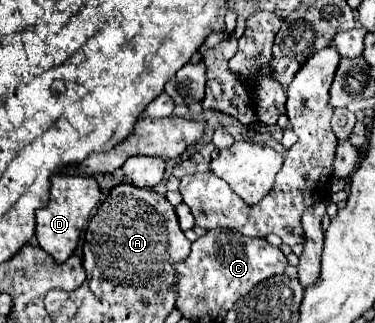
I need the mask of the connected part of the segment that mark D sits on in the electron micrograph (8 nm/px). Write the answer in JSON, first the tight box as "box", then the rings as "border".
{"box":[36,175,100,263],"border":[[[52,175],[50,177],[50,201],[36,216],[36,238],[40,247],[50,253],[58,263],[66,261],[76,249],[80,235],[92,217],[92,209],[100,203],[100,185],[94,177],[86,175]]]}

